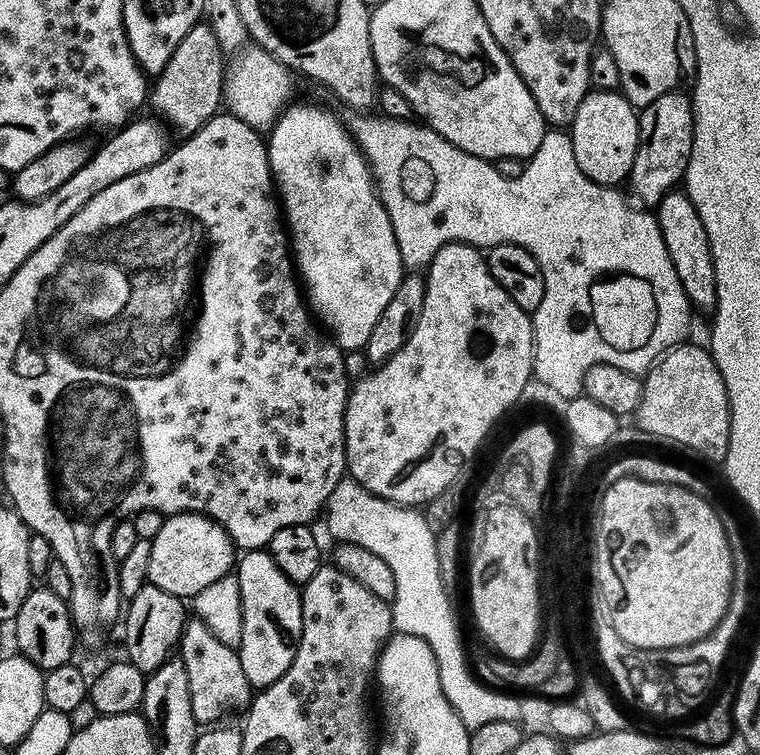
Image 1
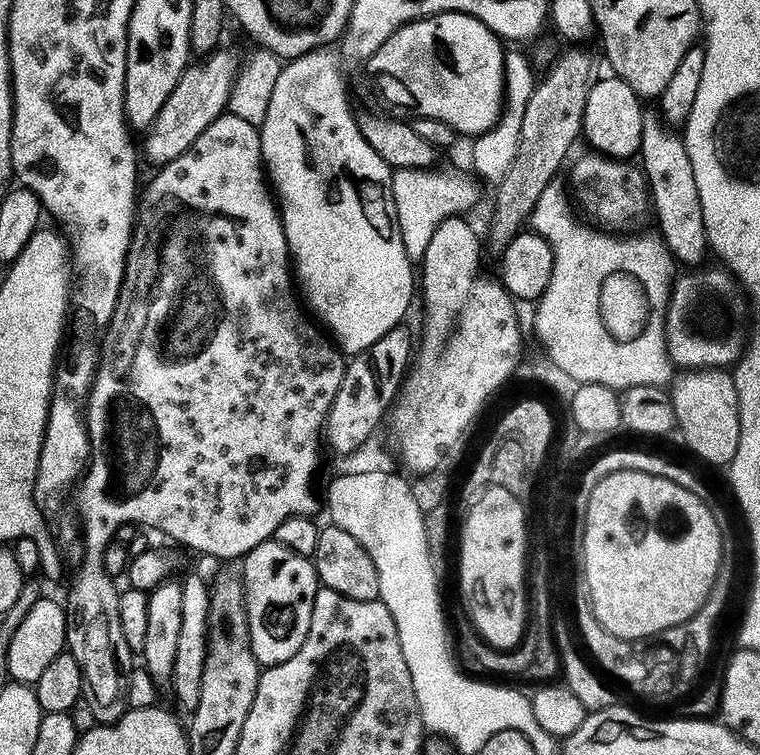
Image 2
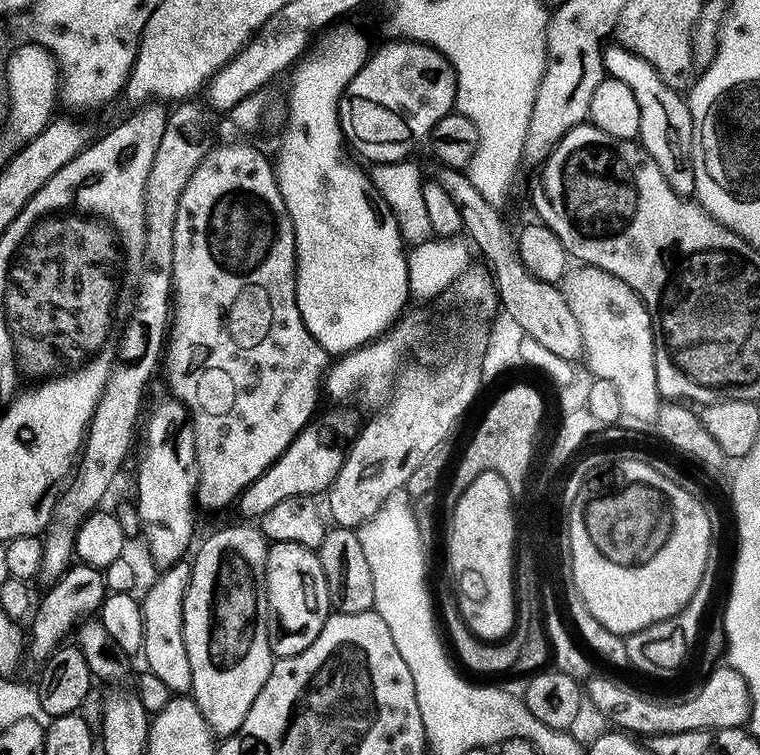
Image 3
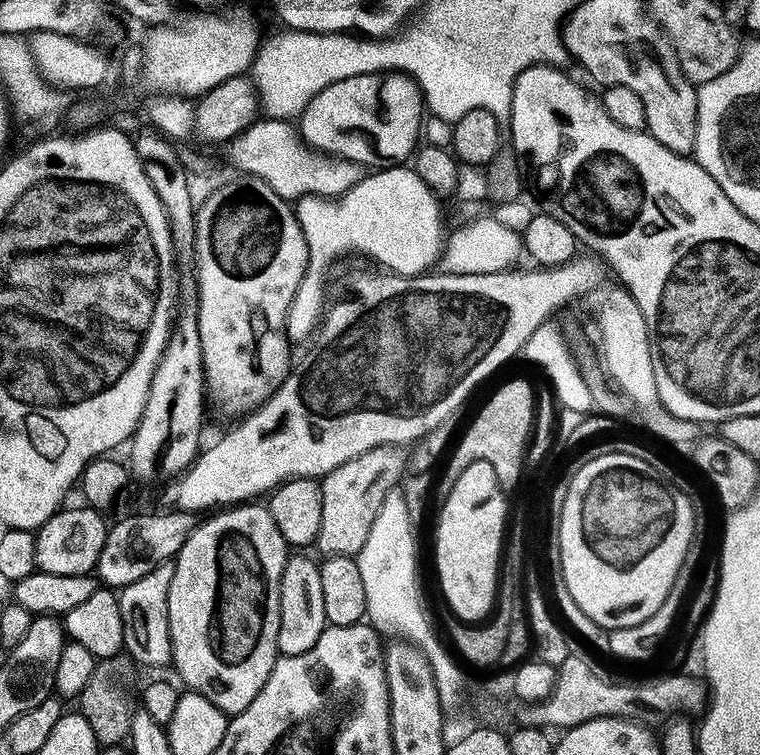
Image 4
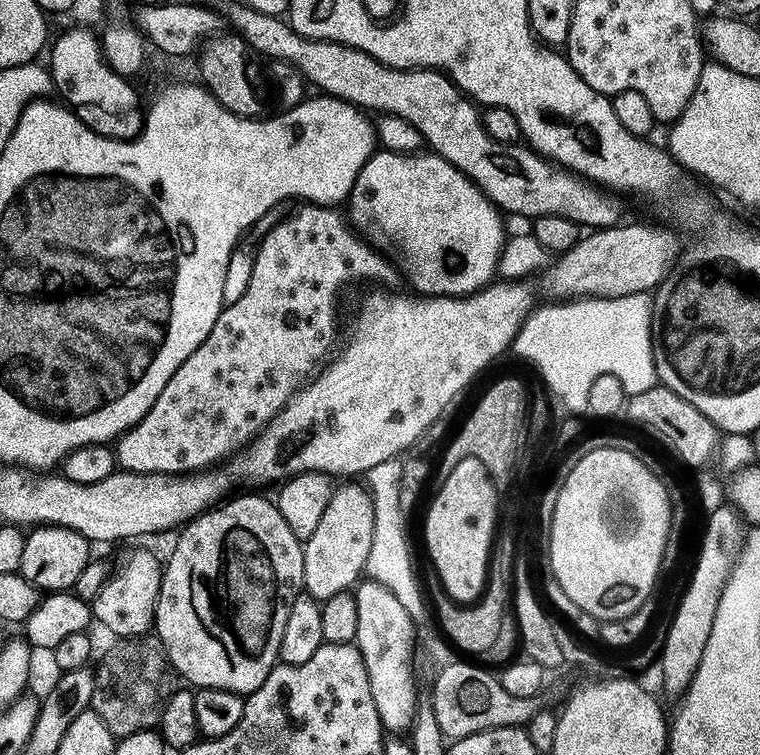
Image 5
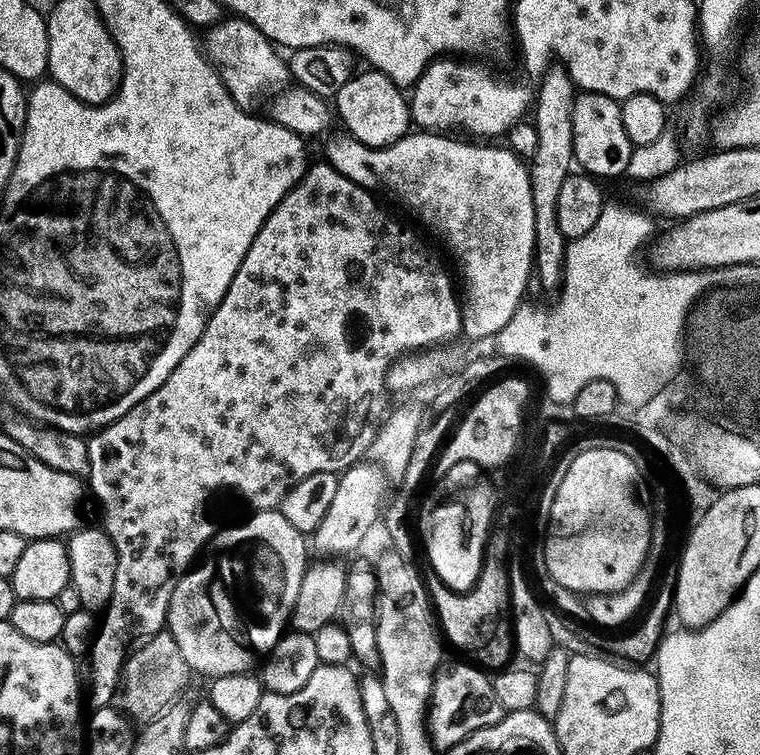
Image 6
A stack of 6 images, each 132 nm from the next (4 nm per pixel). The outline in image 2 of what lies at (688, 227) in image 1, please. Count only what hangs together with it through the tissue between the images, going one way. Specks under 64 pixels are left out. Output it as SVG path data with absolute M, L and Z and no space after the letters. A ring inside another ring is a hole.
M645 111L638 156L644 159L642 171L650 189L651 211L656 211L658 235L673 261L677 265L688 264L684 266L703 265L704 255L709 255L710 249L702 218L702 202L698 198L698 182L694 182L694 166L690 166L690 154L686 154L683 139L666 126L655 111Z

